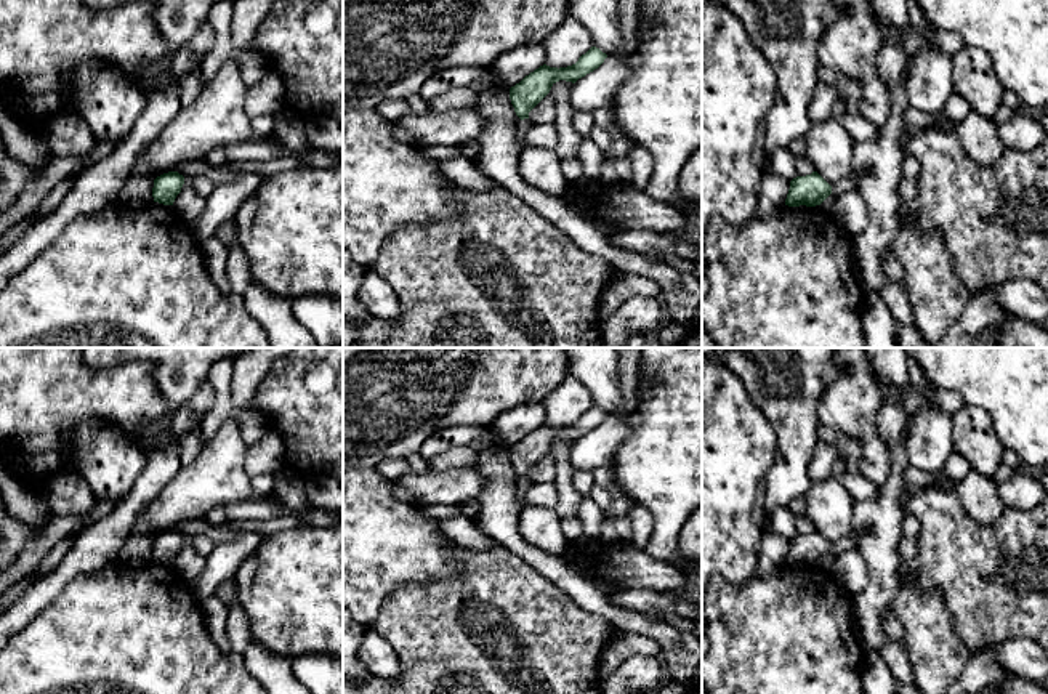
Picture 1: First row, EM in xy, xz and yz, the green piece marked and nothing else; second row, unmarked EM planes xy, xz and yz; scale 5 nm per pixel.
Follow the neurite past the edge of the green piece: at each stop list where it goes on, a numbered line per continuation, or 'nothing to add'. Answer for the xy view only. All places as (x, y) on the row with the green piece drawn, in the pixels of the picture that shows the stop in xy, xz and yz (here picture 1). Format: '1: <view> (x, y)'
nothing to add

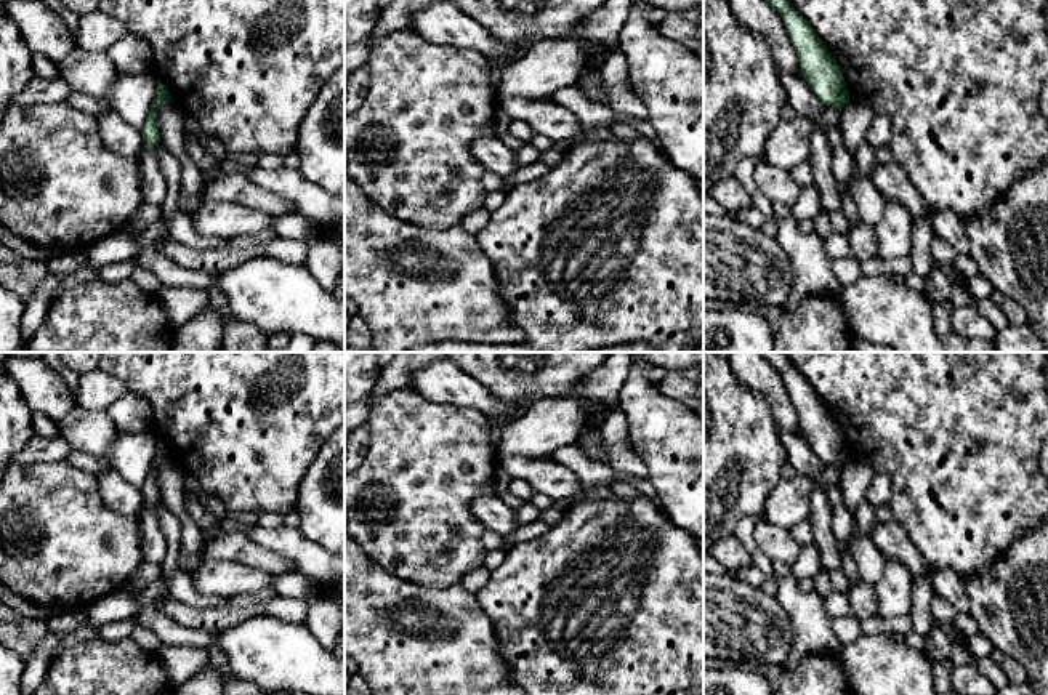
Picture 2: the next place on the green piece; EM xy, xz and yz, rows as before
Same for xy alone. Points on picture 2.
1: xy (153, 181)

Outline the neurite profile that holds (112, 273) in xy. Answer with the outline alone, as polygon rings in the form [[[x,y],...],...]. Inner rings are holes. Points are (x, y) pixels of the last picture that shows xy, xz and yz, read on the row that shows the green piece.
[[[130,258],[127,261],[109,263],[98,269],[98,279],[107,283],[119,283],[125,279],[130,279],[135,267],[135,258]]]

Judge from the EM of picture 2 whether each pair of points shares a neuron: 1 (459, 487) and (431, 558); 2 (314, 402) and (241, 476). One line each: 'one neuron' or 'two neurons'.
1: one neuron
2: one neuron

